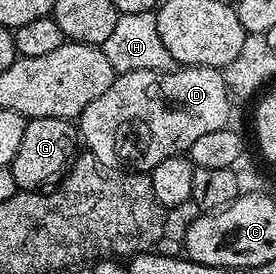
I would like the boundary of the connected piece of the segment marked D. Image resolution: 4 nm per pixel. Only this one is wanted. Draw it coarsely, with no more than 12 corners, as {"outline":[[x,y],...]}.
{"outline":[[218,68],[117,75],[78,117],[109,170],[151,173],[229,127]]}

